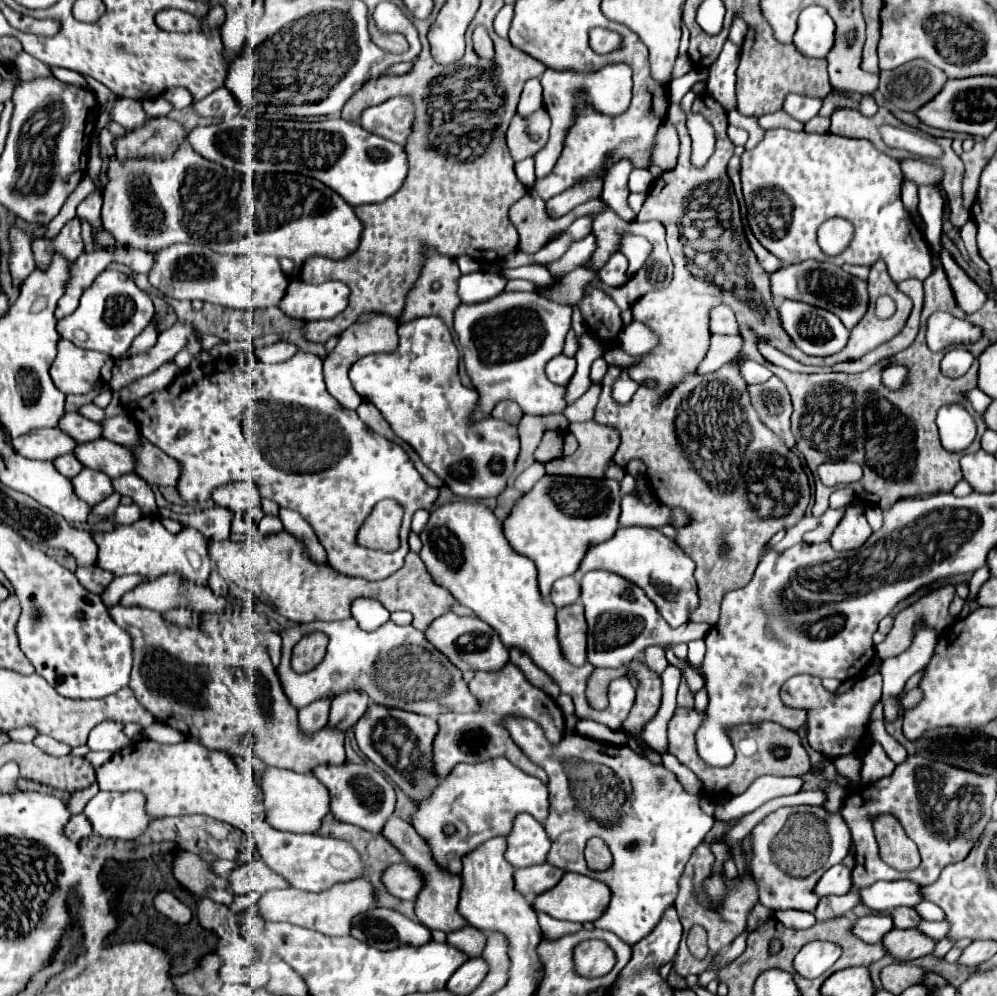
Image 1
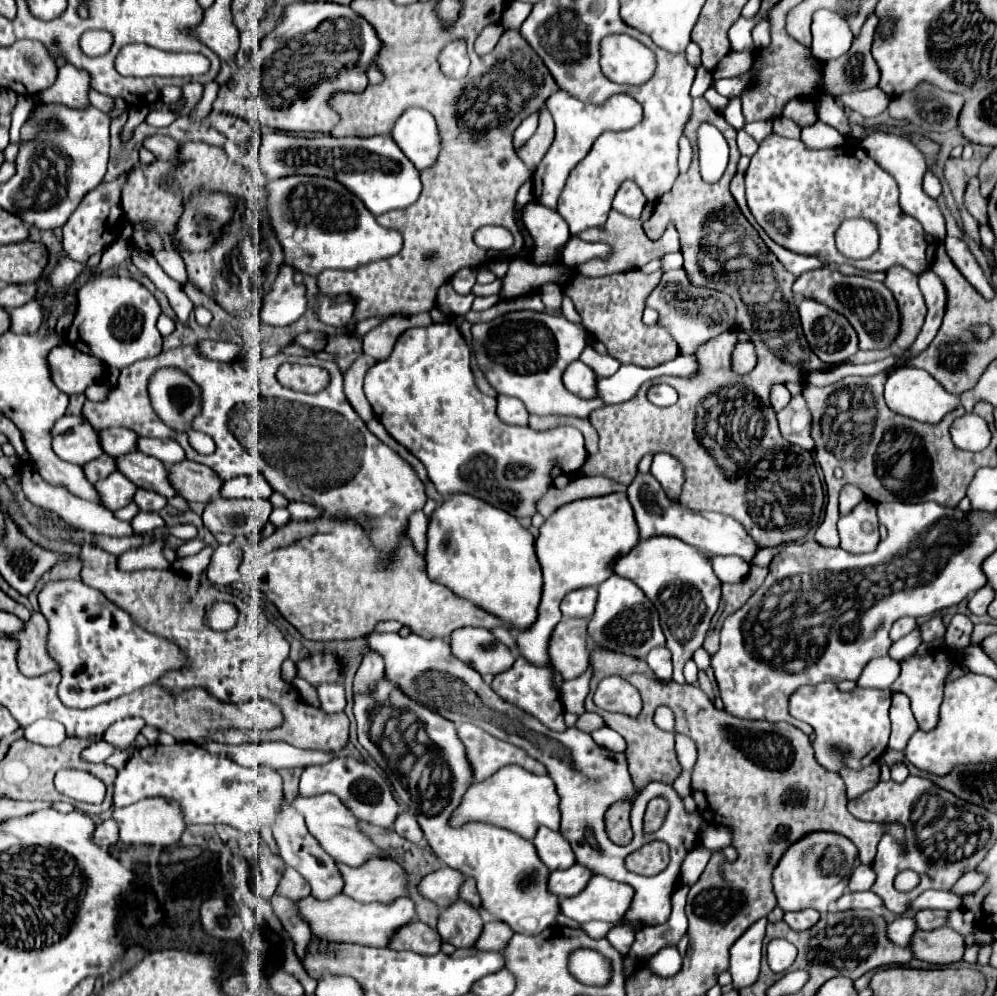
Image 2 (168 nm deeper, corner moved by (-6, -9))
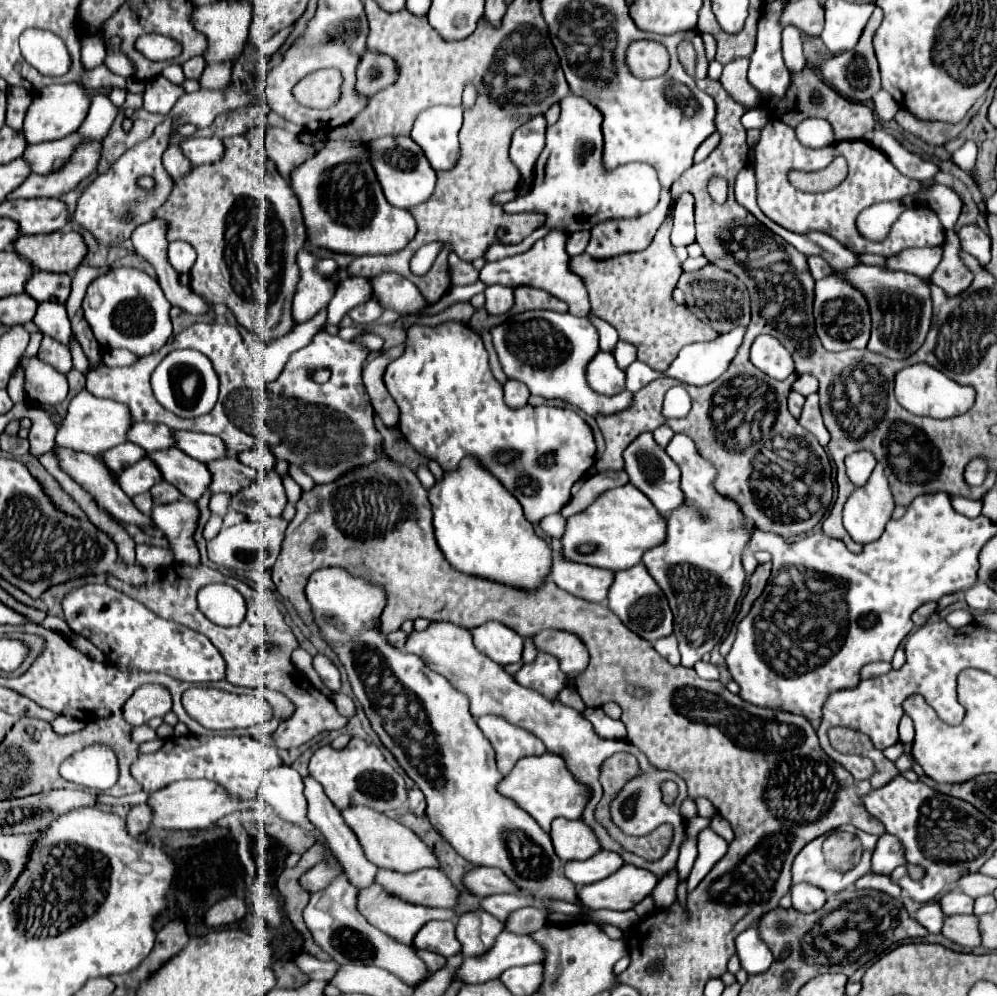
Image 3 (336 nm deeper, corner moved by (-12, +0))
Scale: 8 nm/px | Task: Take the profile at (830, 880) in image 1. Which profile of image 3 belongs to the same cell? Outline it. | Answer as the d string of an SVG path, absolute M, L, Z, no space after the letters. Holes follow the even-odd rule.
M889 833L881 835L871 863L873 863L873 867L871 867L873 873L891 875L891 871L895 867L905 865L905 847L903 847L903 843L895 835L889 835Z

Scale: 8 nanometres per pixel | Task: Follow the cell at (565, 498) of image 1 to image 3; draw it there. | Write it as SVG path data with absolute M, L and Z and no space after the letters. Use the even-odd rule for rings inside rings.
M631 483L605 491L595 503L591 503L583 513L567 519L567 529L561 539L563 553L567 559L577 563L587 563L593 567L603 567L611 571L621 571L637 565L643 553L657 547L667 537L667 519L659 515L655 505Z

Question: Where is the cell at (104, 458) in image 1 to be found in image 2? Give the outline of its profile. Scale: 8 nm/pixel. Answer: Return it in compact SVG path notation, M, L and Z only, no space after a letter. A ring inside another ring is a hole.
M141 452L117 456L117 470L121 470L123 476L127 476L133 484L137 484L137 488L155 490L167 498L175 496L175 490L167 480L169 474L157 458L151 458Z

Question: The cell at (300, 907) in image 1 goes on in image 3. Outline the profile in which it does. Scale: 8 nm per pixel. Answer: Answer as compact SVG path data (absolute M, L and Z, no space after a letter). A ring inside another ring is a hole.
M373 883L371 887L359 891L359 909L371 925L375 925L379 931L399 939L401 943L413 943L413 937L417 935L417 931L433 919L457 919L457 913L451 909L431 909L431 907L423 907L423 905L419 907L419 905L407 903L401 897L387 893L379 883Z

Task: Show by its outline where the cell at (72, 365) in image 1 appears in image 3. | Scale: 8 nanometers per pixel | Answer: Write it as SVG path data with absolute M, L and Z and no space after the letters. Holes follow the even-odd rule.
M47 335L41 339L37 359L41 359L43 363L49 363L51 367L55 367L61 373L67 373L73 367L69 349L63 343L59 343L59 341L55 341L55 339L47 337Z

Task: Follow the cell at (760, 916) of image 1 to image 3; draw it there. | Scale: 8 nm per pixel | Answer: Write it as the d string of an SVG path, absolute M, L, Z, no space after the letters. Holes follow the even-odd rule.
M757 923L751 925L747 931L743 931L737 939L737 955L741 959L741 967L749 973L763 973L769 969L769 965L773 963L773 955L769 951L769 947L759 941L759 933L757 933Z

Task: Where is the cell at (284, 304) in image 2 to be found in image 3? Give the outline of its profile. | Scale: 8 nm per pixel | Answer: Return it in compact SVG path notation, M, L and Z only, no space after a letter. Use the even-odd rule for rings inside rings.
M301 249L297 255L297 263L301 269L301 281L293 297L293 317L297 323L309 321L313 315L325 309L337 289L335 281L317 273L317 261L319 257L307 249Z

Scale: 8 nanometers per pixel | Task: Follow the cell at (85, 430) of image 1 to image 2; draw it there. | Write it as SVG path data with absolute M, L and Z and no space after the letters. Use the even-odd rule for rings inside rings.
M105 428L105 430L99 430L97 436L101 436L103 452L113 458L135 452L137 434L129 428Z

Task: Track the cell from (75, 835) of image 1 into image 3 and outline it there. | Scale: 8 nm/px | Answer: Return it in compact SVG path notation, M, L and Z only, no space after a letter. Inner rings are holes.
M147 803L143 805L135 805L131 809L131 813L127 815L127 829L133 837L141 835L143 831L147 831L147 827L151 825L151 807L147 807Z

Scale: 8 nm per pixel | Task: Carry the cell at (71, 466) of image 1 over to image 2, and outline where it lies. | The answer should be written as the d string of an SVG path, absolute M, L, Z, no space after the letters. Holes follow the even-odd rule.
M103 454L103 456L99 456L97 460L91 460L89 464L83 464L81 468L83 468L83 472L85 472L85 478L87 478L91 484L95 484L97 480L107 478L111 472L115 472L115 458Z

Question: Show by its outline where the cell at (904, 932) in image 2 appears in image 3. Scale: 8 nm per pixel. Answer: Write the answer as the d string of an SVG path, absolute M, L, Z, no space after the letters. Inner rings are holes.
M931 901L931 903L923 905L923 907L917 911L915 919L917 919L929 933L941 933L941 929L943 929L943 919L945 919L945 917L943 917L943 911L941 911L939 903L937 903L937 901Z

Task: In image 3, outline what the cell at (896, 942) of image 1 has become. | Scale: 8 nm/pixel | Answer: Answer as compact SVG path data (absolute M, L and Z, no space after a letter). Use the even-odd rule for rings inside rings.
M951 915L945 919L943 935L963 947L979 947L979 919L975 915Z

